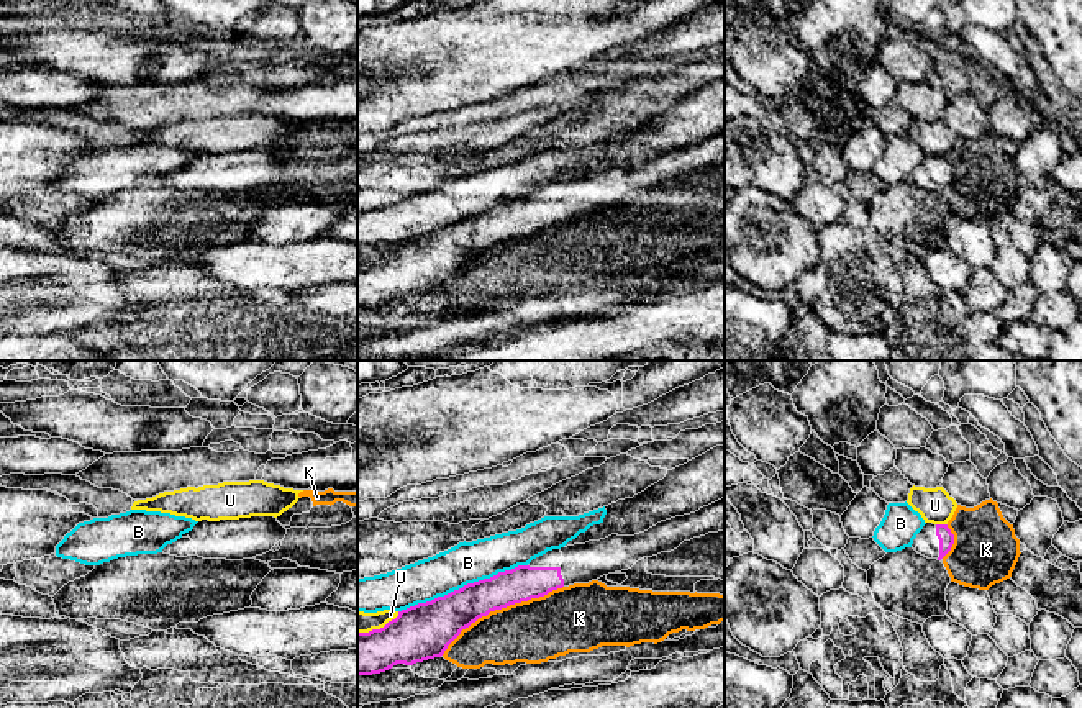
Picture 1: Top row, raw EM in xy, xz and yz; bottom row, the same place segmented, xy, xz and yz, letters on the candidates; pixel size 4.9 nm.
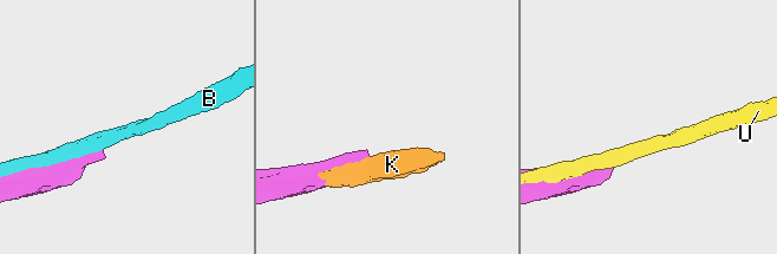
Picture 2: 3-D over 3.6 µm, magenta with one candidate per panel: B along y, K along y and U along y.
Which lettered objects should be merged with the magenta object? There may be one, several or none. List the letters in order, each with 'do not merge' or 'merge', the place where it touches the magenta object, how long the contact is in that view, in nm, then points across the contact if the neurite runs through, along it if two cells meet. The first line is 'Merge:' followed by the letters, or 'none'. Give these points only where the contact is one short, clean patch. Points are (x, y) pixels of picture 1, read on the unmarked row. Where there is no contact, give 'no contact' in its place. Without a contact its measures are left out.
Merge: none
B: do not merge; meets magenta in xz at (464, 218); contact 650 nm long
K: do not merge; meets magenta in xz at (500, 241); contact 700 nm long
U: do not merge; meets magenta in yz at (941, 158); contact 60 nm long

